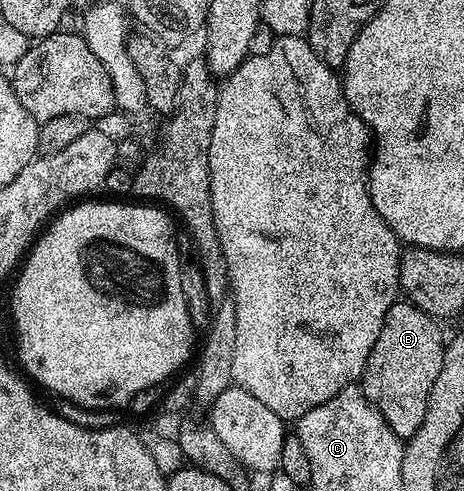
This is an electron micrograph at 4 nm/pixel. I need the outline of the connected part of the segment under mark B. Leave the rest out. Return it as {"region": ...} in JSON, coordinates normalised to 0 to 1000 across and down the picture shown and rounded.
{"region":[[[856,611],[832,635],[823,676],[806,692],[797,733],[772,780],[797,815],[797,823],[832,855],[832,864],[864,894],[888,892],[909,855],[918,855],[918,831],[927,823],[927,798],[944,758],[953,758],[953,733],[961,686],[948,674],[950,658],[903,631],[877,611]]]}

